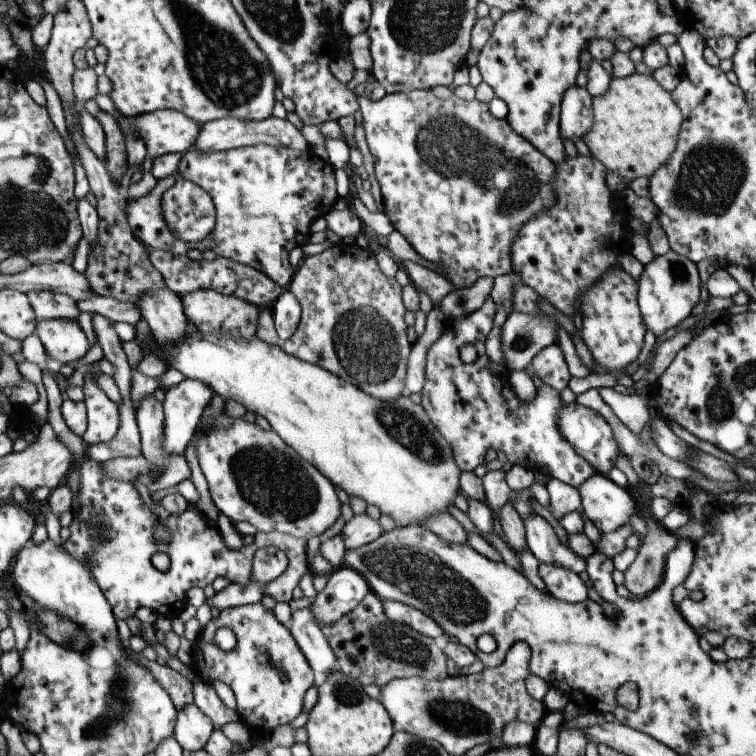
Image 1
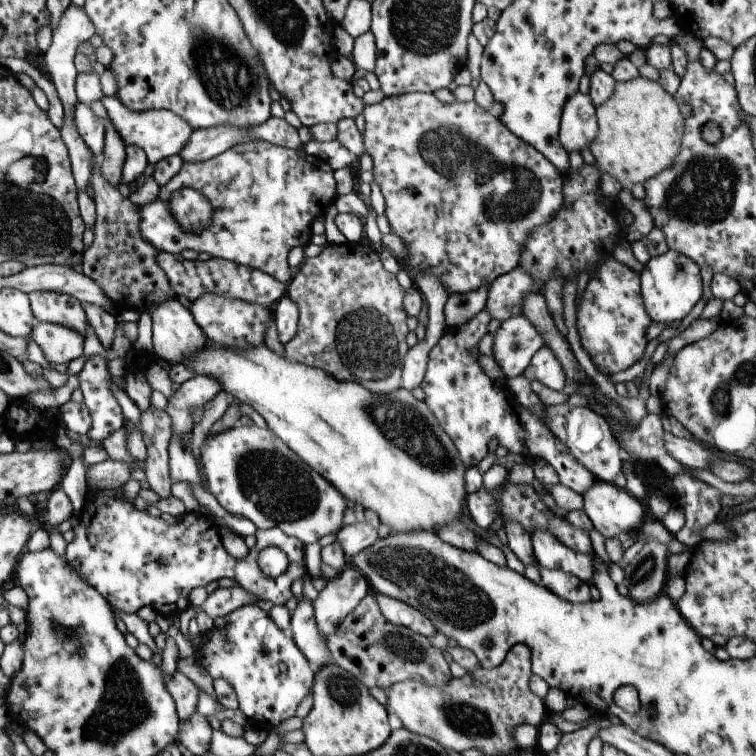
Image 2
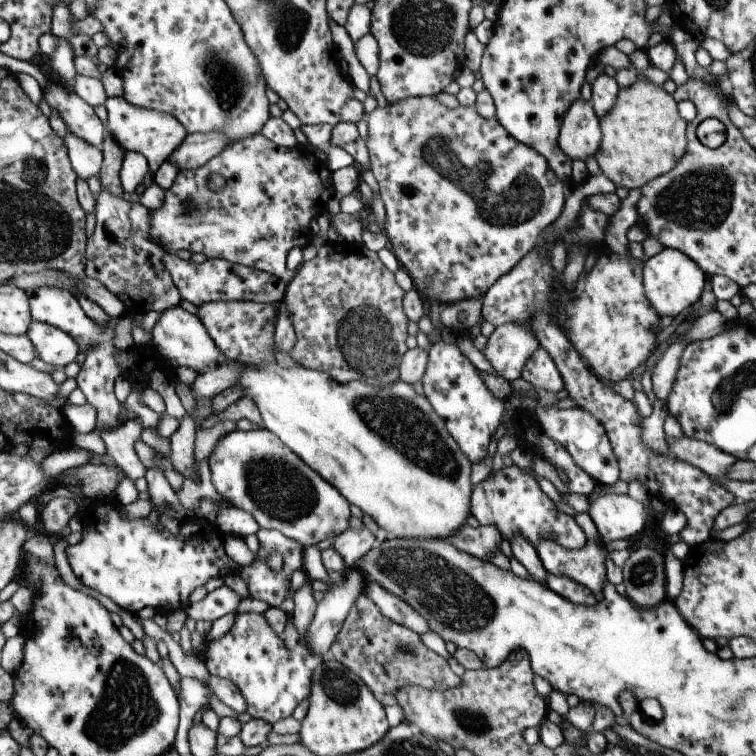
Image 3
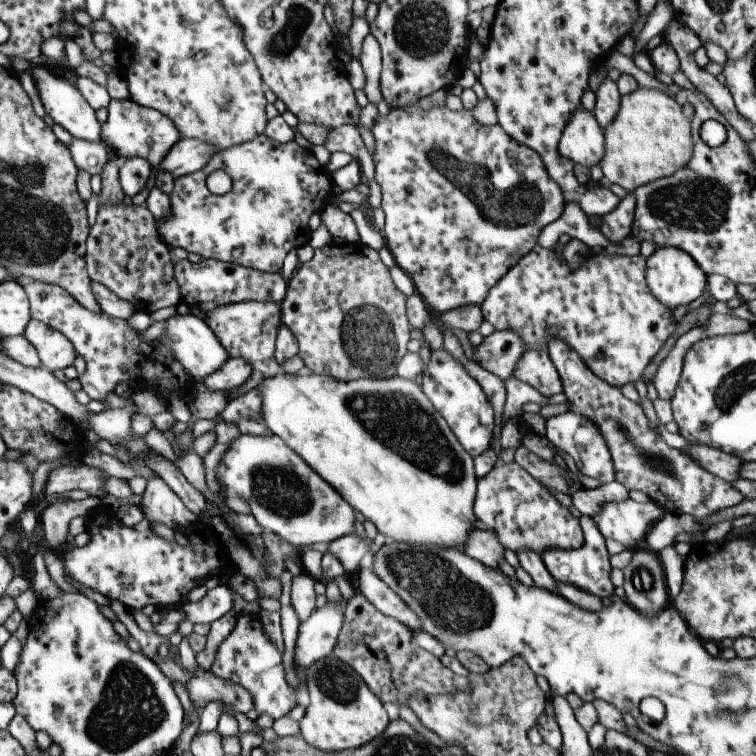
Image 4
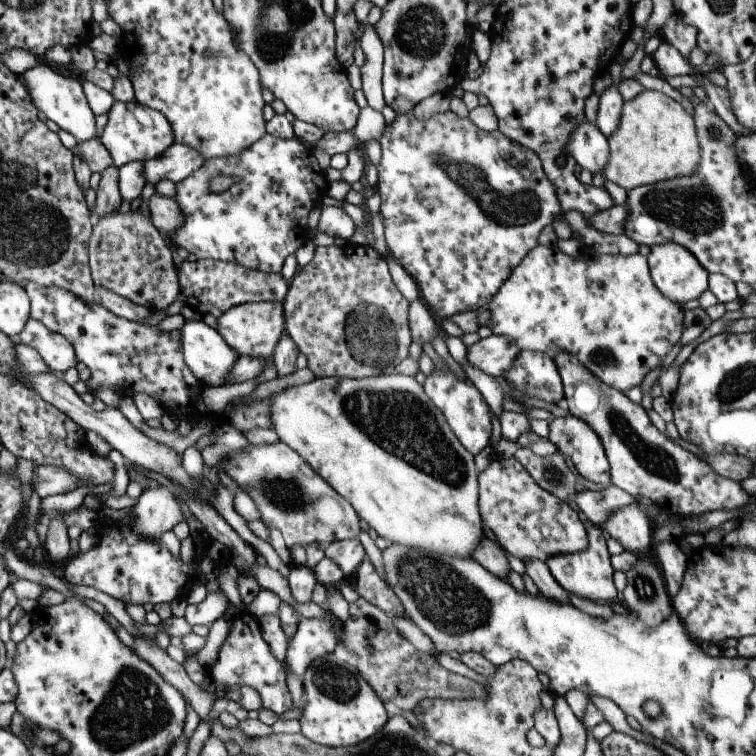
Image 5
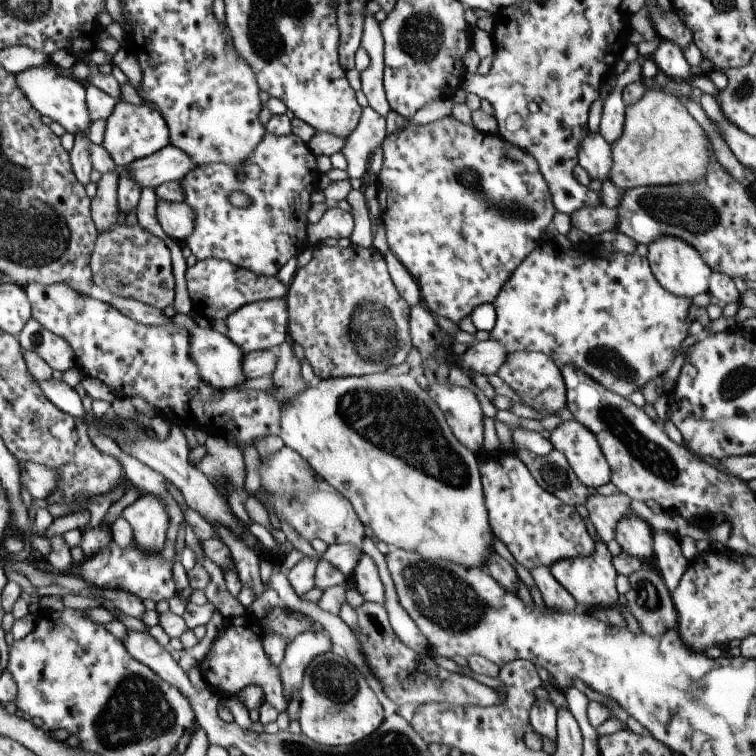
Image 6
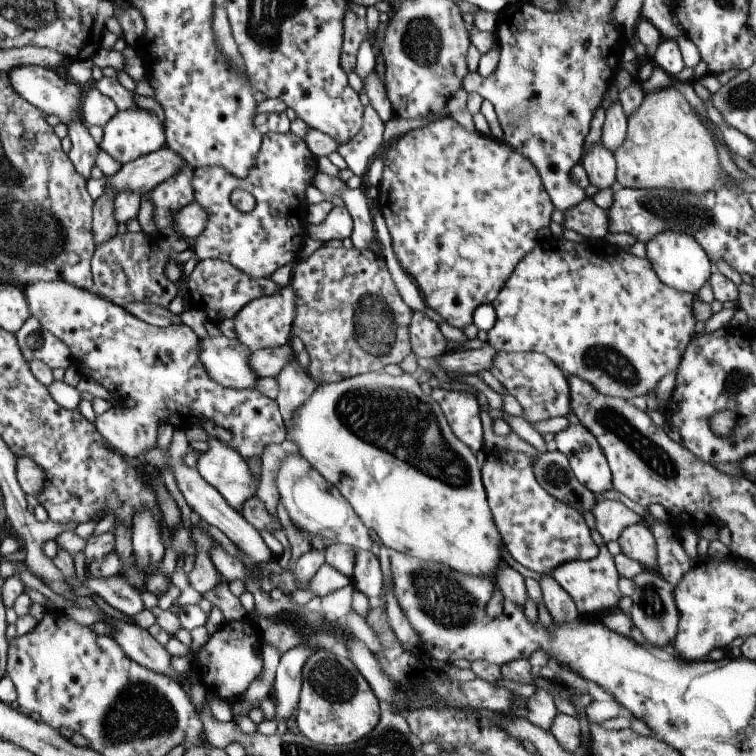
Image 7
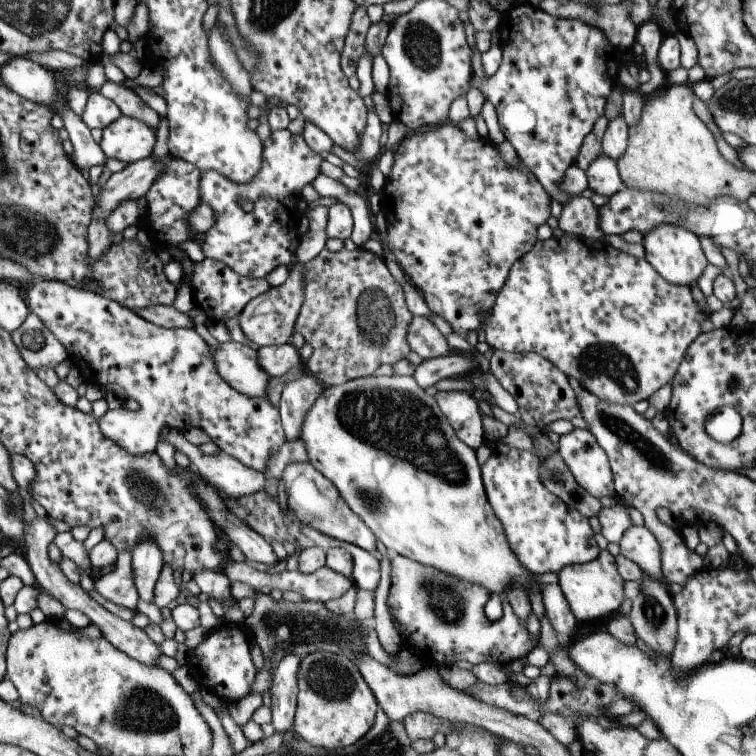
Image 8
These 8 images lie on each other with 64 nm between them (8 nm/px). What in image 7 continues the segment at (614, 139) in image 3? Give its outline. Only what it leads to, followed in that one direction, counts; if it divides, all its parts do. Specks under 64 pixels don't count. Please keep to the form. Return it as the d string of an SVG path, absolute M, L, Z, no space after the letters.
M658 89L644 94L640 106L626 118L626 134L623 143L612 153L616 165L614 178L618 187L666 189L702 195L729 181L741 190L741 187L736 185L719 167L712 139L691 109L685 98L681 96L681 92L674 89Z

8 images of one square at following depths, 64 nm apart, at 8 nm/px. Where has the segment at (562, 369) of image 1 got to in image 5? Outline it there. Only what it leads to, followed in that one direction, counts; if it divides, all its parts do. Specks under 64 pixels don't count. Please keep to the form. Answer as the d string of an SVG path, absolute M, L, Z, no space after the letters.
M520 351L503 378L515 388L525 391L527 397L535 397L543 402L561 404L562 385L551 357L538 351Z

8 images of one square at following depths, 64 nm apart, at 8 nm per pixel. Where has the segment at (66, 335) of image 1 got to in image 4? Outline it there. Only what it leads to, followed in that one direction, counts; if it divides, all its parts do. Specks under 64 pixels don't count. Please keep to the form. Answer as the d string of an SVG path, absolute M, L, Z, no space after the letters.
M30 319L21 334L33 346L41 368L53 373L73 365L77 354L71 342L43 322Z

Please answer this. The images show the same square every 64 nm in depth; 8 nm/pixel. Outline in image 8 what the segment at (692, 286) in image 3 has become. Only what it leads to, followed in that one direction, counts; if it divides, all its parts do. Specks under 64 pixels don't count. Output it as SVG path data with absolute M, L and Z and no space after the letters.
M661 224L645 234L641 244L645 249L644 260L655 270L655 273L668 284L683 286L689 289L697 283L707 266L707 260L701 251L699 240L683 228Z

